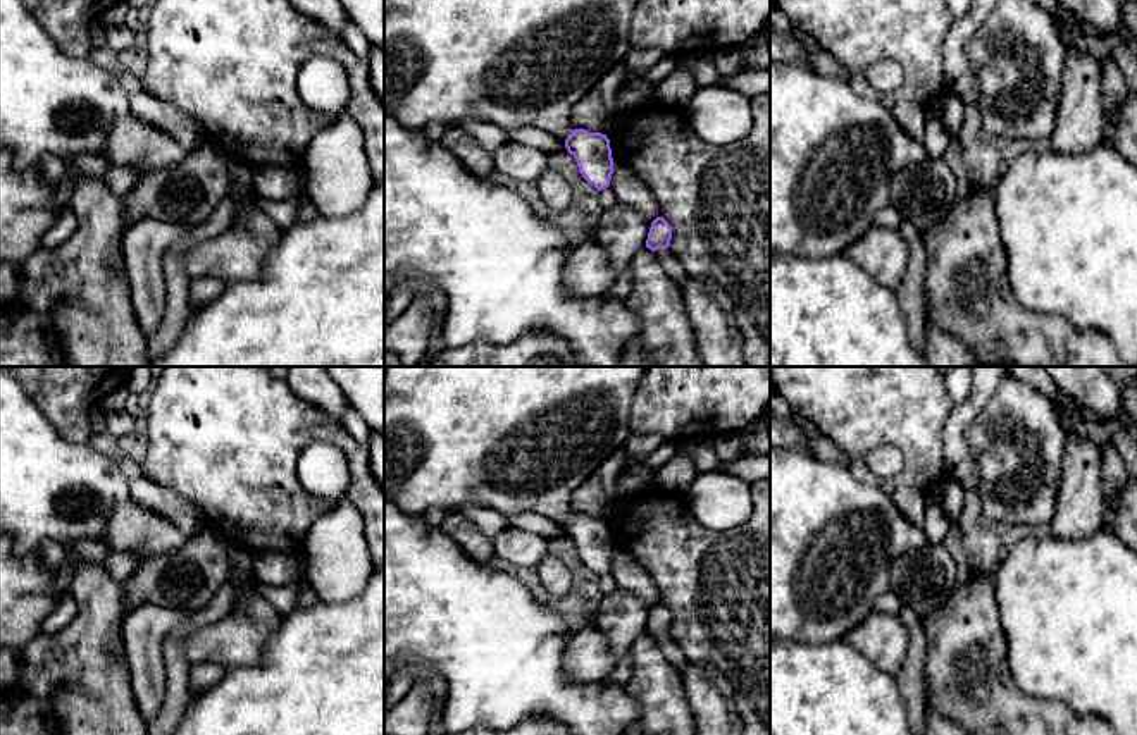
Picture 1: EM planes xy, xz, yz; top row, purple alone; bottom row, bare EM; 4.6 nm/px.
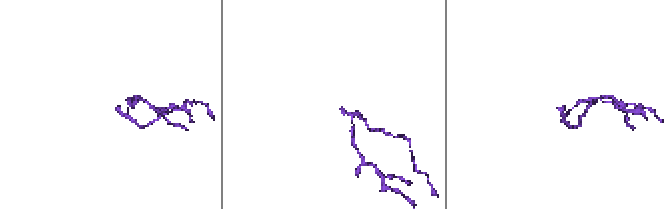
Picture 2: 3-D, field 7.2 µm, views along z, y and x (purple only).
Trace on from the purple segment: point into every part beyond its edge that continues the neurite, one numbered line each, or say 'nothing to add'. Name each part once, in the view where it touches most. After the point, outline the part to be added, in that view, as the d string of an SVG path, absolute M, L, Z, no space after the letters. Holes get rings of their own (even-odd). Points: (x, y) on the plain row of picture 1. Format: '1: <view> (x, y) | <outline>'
1: xz (514, 439) | M386 367L384 374L384 501L408 516L422 516L439 506L457 513L463 504L479 504L503 515L532 511L560 525L574 513L570 497L615 451L624 449L634 392L648 367Z

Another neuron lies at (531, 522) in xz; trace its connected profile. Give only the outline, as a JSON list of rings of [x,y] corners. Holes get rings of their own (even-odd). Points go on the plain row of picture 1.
[[[532,511],[508,515],[508,522],[512,528],[522,528],[546,540],[567,537],[565,528],[560,523]]]

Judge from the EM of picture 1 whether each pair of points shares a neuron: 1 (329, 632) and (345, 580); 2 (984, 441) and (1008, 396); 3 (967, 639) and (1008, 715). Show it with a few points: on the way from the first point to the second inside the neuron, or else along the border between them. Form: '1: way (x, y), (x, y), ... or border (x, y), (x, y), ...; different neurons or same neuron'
1: border (366, 586), (345, 601), (319, 601); different neurons
2: way (994, 431), (1008, 417), (1008, 407); same neuron
3: way (984, 654), (993, 665), (993, 694); same neuron

